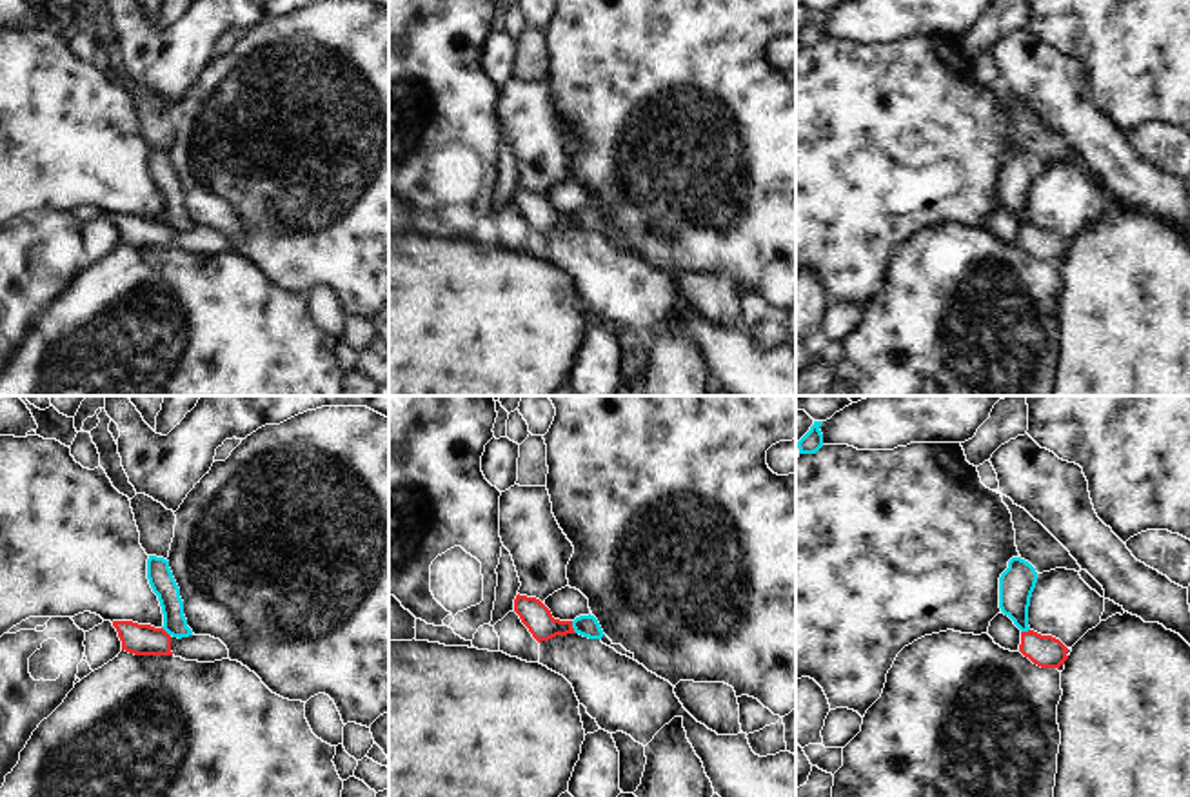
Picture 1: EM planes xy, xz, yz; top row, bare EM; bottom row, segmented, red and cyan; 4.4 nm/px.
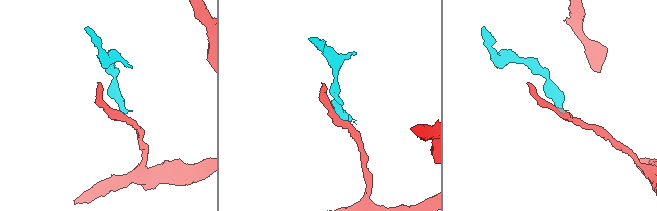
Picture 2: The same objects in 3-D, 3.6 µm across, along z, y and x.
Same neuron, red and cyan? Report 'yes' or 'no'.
no

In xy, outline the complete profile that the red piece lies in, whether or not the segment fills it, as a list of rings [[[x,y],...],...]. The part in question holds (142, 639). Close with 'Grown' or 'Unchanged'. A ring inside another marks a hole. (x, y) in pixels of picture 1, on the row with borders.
[[[113,621],[122,650],[134,655],[173,655],[171,635],[164,628],[133,621]]]. Unchanged.

